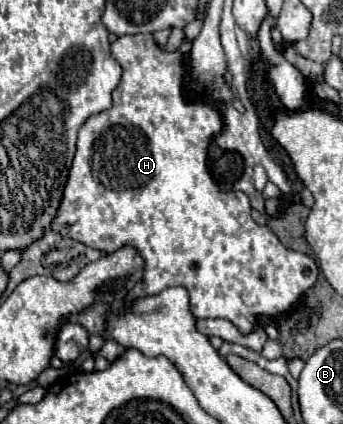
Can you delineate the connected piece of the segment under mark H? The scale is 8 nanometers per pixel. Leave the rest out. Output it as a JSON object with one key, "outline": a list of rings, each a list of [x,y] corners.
{"outline":[[[151,34],[119,36],[111,44],[111,54],[123,68],[121,84],[113,92],[113,106],[109,110],[103,110],[103,112],[91,116],[79,128],[77,152],[75,152],[75,158],[73,158],[73,164],[71,164],[71,170],[69,170],[67,186],[63,190],[63,202],[59,204],[59,210],[57,210],[55,218],[51,220],[51,230],[55,230],[57,234],[63,234],[63,236],[69,236],[69,238],[73,238],[77,242],[83,242],[85,246],[91,246],[91,248],[95,248],[99,252],[105,252],[105,254],[113,254],[115,250],[119,250],[123,246],[135,246],[135,250],[139,250],[139,254],[141,254],[141,258],[145,262],[145,268],[143,268],[141,282],[137,282],[129,290],[129,294],[125,296],[125,302],[133,302],[135,298],[145,298],[145,296],[159,294],[159,292],[163,292],[165,288],[171,288],[171,286],[183,286],[189,292],[189,308],[191,308],[191,314],[195,318],[225,318],[225,320],[231,320],[241,334],[249,334],[259,324],[261,318],[273,318],[273,316],[285,312],[287,308],[291,308],[299,300],[299,296],[315,284],[319,268],[307,254],[285,248],[281,244],[281,240],[267,226],[259,226],[251,218],[251,204],[249,204],[249,198],[245,196],[245,193],[241,191],[221,192],[215,186],[215,182],[213,182],[213,178],[211,178],[211,174],[207,170],[207,146],[209,146],[209,140],[215,134],[219,134],[219,130],[223,128],[223,120],[221,120],[219,108],[211,100],[207,100],[207,102],[189,100],[185,96],[183,84],[185,84],[187,70],[185,70],[183,56],[179,52],[171,52],[171,54],[163,52],[155,44]]]}

